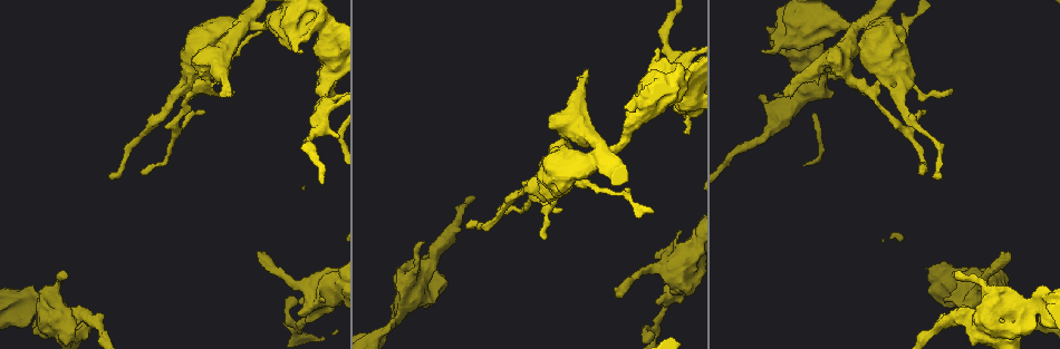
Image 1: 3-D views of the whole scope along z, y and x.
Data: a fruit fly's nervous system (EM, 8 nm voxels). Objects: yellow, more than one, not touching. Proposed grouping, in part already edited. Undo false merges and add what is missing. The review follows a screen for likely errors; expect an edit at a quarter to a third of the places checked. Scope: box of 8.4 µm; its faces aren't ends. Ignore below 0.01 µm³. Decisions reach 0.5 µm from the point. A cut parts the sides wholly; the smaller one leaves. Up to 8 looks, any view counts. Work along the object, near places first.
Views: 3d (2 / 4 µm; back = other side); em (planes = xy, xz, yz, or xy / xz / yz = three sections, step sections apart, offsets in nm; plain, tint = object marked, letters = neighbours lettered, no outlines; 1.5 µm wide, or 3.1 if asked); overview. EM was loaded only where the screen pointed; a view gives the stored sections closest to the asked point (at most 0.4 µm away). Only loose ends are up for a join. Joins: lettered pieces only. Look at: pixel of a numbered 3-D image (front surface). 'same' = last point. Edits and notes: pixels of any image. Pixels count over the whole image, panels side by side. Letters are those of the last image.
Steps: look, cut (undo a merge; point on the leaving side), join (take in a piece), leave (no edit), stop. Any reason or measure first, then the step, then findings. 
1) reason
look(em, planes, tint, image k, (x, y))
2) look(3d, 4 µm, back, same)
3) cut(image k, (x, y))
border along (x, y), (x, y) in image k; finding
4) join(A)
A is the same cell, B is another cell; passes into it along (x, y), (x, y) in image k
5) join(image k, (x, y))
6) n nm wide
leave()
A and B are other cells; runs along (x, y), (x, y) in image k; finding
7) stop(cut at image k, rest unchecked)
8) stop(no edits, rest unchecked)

an open end
look(3d, 4 µm, image 1, (260, 253))

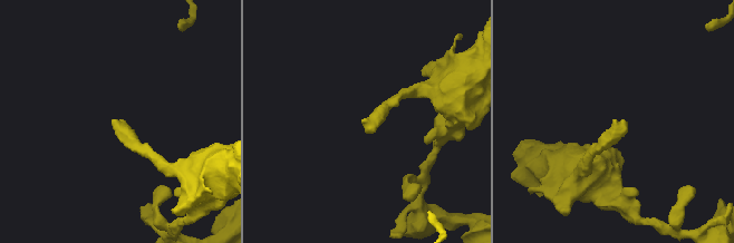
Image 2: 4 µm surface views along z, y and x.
now the EM
look(em, yz, step 4, letters, image 2, (363, 120))

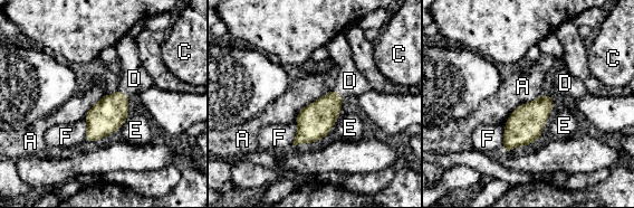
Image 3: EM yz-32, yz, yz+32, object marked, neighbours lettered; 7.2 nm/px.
cut it another way
look(em, xz, step 8, letters, same)

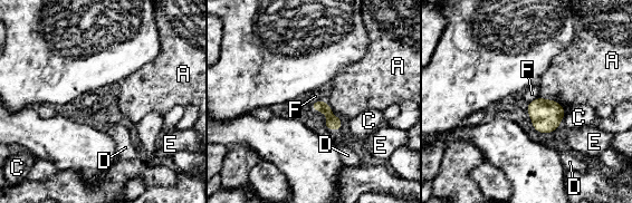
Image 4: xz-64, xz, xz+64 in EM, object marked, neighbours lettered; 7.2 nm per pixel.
join(D)
D is the same cell, A, C, E and F are other cells; passes into it along (333, 123), (334, 129), (347, 155) in image 4; the neuron continues

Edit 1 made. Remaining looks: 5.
look(overview)

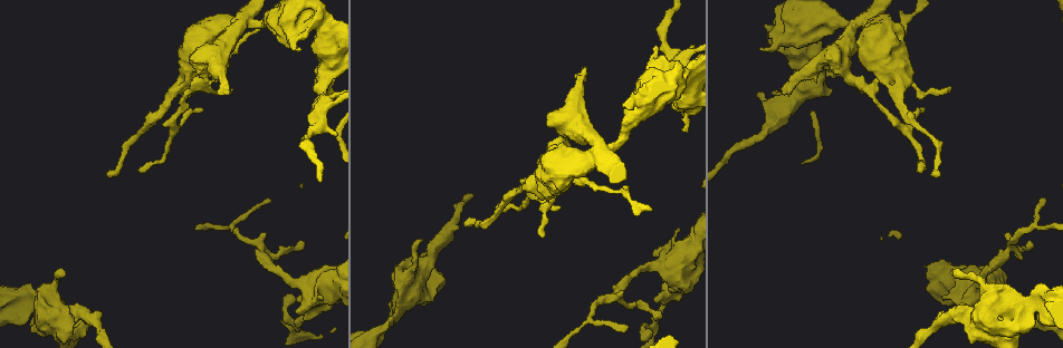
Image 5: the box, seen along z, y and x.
look(em, yz, step 8, letters, image 5, (106, 176))

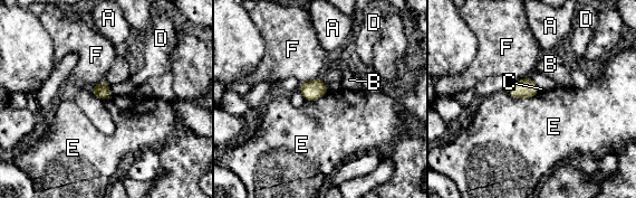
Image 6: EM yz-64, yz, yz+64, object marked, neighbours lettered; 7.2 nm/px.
cut it another way
look(em, planes, letters, same)

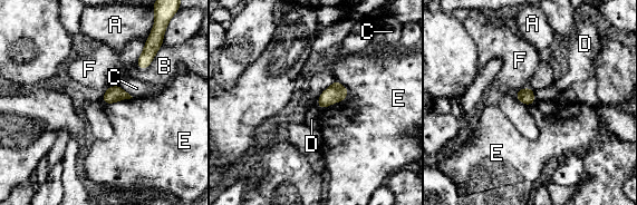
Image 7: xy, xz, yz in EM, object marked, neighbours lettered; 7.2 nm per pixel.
leave()
A, B, C, D, E and F are other cells; border along (533, 91), (536, 101) in image 7; no lettered piece goes on from it

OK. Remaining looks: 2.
stop(join at image 4, rest unchecked)

